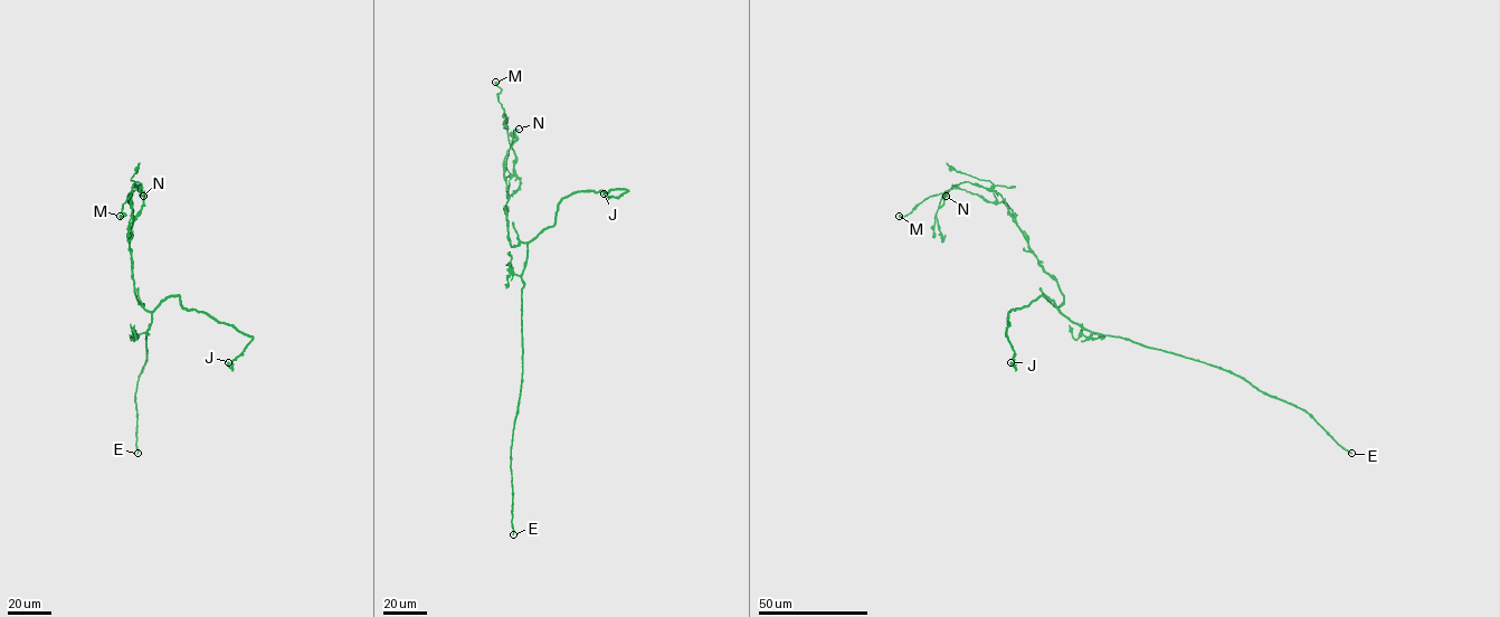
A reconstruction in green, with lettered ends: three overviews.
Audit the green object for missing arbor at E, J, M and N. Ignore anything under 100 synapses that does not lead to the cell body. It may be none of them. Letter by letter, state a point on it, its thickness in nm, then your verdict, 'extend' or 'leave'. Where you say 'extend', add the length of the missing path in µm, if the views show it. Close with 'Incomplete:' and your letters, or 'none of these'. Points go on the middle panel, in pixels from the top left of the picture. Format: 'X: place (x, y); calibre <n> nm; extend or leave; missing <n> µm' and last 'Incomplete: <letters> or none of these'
E: place (513, 534); calibre 320 nm; extend; missing 950 µm
J: place (604, 193); calibre 550 nm; leave
M: place (495, 82); calibre 650 nm; leave
N: place (519, 129); calibre 500 nm; leave
Incomplete: E

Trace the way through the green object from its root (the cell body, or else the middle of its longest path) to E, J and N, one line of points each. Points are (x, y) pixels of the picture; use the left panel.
E: (149, 329), (146, 360), (135, 394), (138, 453)
J: (149, 329), (154, 309), (168, 296), (178, 295), (183, 307), (207, 313), (252, 338), (230, 367), (228, 362)
N: (149, 329), (151, 313), (135, 294), (130, 247), (133, 208), (129, 195), (140, 187), (143, 196)

